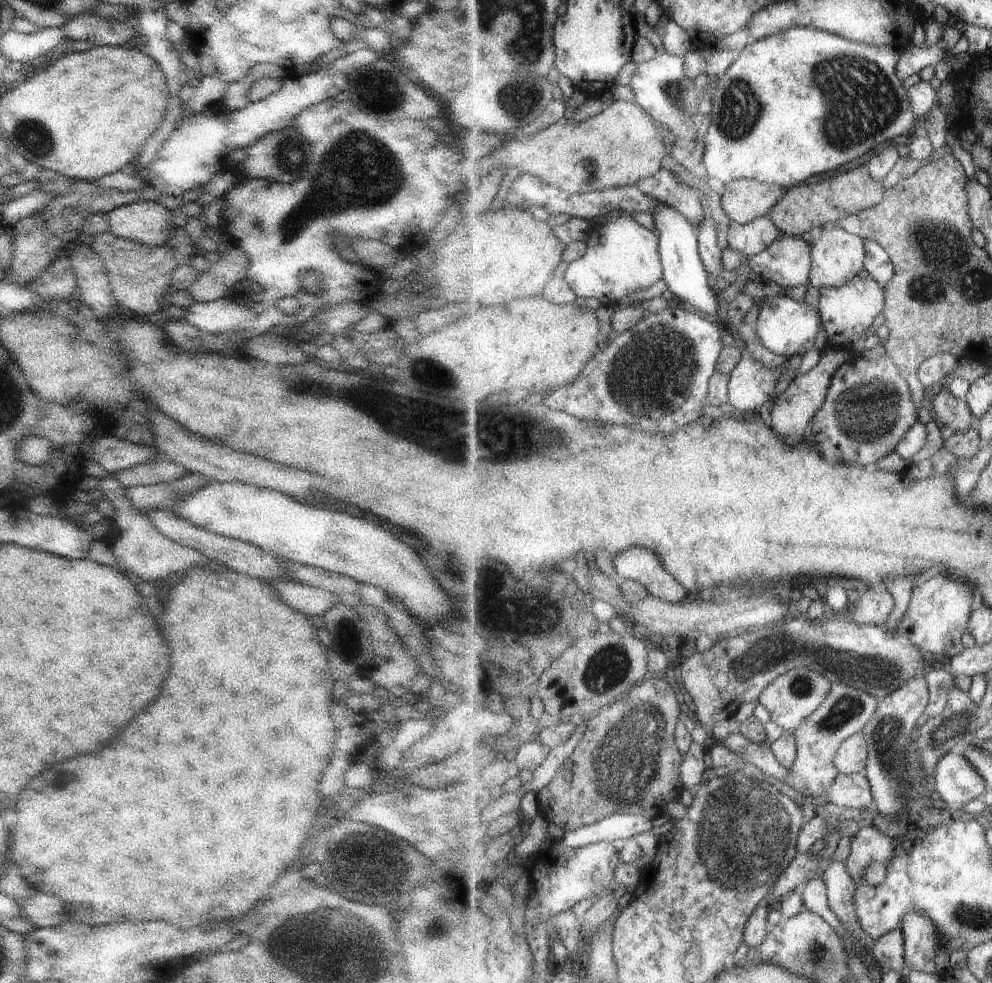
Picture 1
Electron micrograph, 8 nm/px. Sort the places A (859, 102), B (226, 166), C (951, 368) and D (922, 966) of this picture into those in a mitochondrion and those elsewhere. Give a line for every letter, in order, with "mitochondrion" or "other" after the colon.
A: mitochondrion
B: other
C: other
D: other

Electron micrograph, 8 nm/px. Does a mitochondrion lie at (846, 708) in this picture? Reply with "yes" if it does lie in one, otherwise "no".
yes

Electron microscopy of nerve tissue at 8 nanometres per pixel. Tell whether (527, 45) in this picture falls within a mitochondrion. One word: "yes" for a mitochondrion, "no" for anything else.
yes

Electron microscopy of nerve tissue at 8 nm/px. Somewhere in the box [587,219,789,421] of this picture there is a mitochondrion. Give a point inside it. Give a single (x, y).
(644, 374)

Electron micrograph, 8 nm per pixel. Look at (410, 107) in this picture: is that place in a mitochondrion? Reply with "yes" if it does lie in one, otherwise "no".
no

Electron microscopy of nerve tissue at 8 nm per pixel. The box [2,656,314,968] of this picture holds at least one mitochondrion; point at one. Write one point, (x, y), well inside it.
(53, 953)

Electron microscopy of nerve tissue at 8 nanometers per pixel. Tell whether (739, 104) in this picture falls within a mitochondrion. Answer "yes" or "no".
yes

